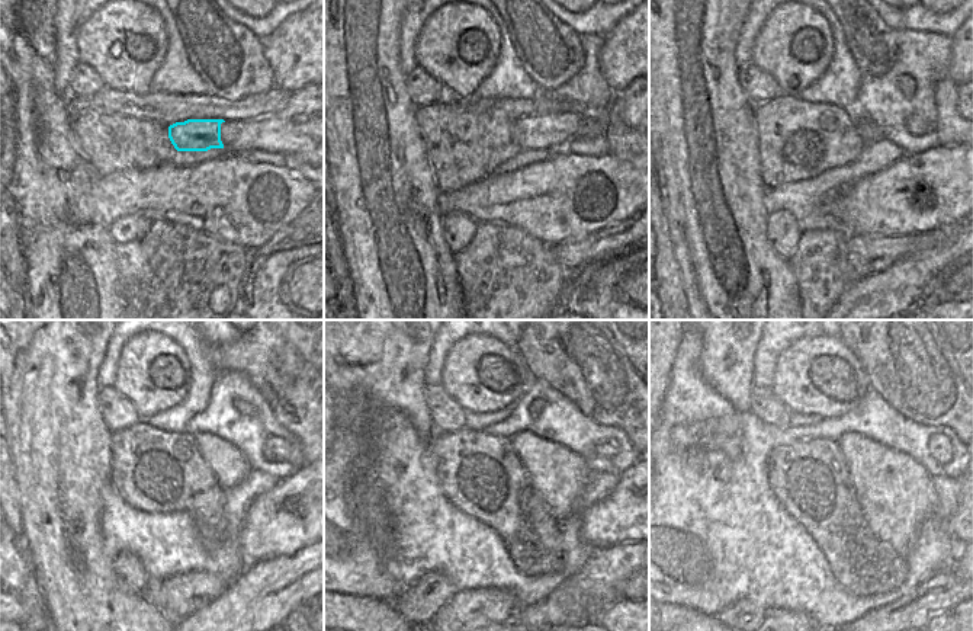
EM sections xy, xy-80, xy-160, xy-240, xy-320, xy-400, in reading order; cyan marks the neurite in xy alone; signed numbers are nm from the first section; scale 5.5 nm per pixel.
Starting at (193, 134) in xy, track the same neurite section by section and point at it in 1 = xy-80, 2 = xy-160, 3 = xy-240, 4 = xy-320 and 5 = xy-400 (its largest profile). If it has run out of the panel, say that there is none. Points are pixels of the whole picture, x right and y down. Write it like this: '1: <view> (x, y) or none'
1: xy-80 (545, 131)
2: xy-160 (919, 140)
3: xy-240 (276, 451)
4: xy-320 (609, 448)
5: xy-400 (940, 447)

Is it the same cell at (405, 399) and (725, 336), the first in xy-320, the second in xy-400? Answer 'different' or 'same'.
same

